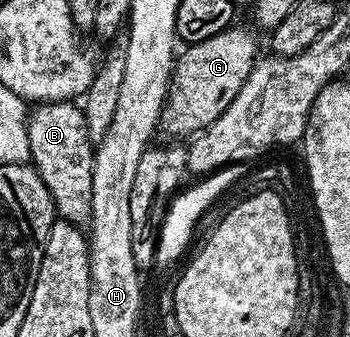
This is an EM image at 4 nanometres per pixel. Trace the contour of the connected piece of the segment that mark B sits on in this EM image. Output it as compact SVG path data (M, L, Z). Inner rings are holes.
M53 101L43 102L35 109L27 118L31 164L48 187L55 214L61 220L83 222L91 211L95 148L81 106L71 101Z

